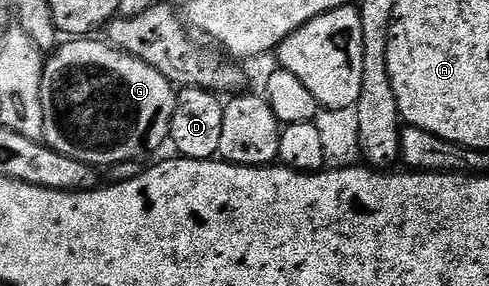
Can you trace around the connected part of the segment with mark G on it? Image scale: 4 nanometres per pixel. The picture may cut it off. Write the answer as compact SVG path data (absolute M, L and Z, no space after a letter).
M74 37L49 52L42 74L45 146L103 169L109 163L130 163L149 151L158 151L170 138L172 113L176 109L176 87L152 65L111 47L98 37Z

